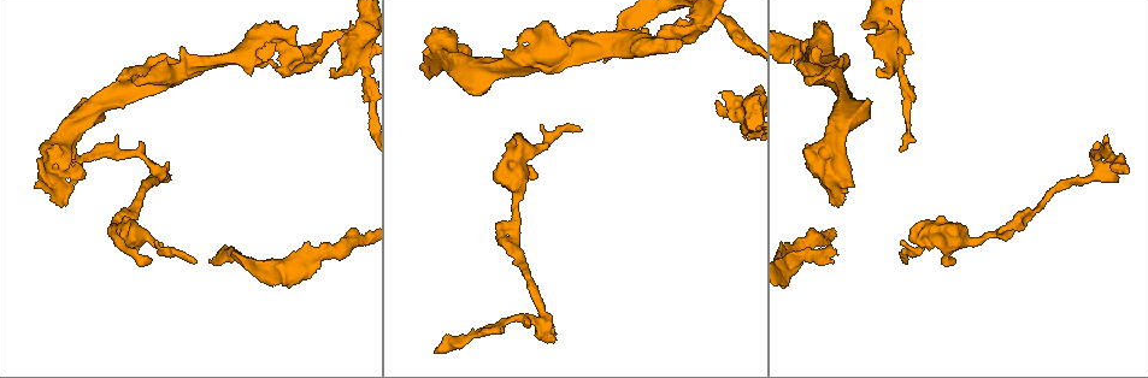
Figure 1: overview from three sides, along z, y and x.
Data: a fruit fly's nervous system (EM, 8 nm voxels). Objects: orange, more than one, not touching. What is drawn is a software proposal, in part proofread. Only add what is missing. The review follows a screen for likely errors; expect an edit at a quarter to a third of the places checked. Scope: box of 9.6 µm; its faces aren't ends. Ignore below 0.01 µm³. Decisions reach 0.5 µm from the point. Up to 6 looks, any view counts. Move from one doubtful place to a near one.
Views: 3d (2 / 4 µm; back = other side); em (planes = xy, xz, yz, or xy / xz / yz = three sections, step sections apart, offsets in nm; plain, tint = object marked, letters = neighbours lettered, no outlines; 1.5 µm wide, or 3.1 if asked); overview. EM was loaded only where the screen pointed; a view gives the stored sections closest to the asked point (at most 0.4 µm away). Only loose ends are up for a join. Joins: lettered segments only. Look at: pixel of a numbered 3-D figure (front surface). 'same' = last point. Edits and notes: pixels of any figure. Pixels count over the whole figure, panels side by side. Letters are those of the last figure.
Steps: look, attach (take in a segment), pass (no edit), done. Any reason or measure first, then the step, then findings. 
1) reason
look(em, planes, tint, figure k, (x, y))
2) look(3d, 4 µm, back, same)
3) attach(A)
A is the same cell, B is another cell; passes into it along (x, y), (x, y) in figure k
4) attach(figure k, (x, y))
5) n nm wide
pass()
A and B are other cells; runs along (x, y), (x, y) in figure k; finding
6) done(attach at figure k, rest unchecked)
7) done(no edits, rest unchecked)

end of a long branch
look(3d, 2 µm, figure 1, (1123, 173))

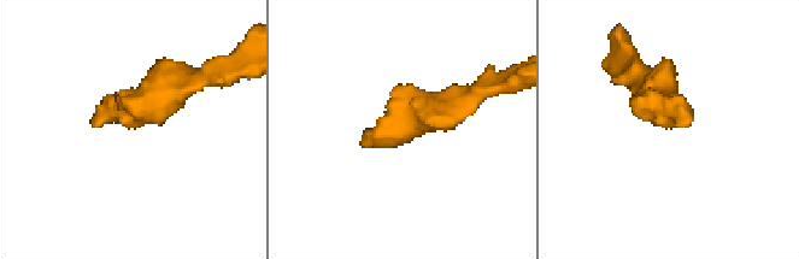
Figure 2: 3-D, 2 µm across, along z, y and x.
look(em, planes, tint, figure 2, (680, 126))

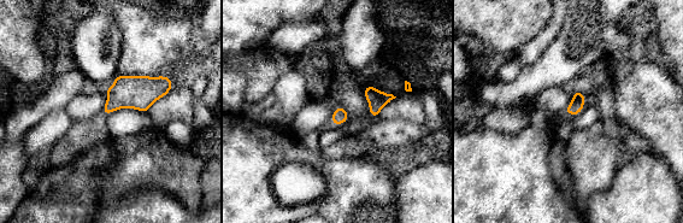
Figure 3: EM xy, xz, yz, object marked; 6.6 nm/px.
see the neighbours
look(em, planes, letters, same)

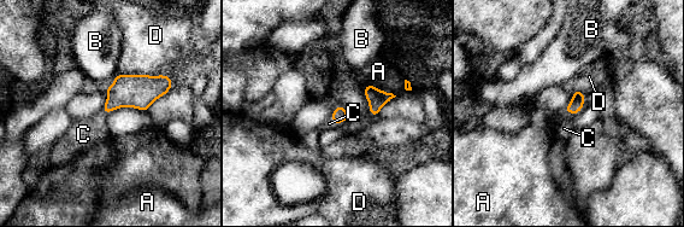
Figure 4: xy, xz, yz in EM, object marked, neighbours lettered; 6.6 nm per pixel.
attach(C)
C is the same cell, A, B and D are other cells; it goes on there

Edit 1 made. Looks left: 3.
redraw
look(overview)

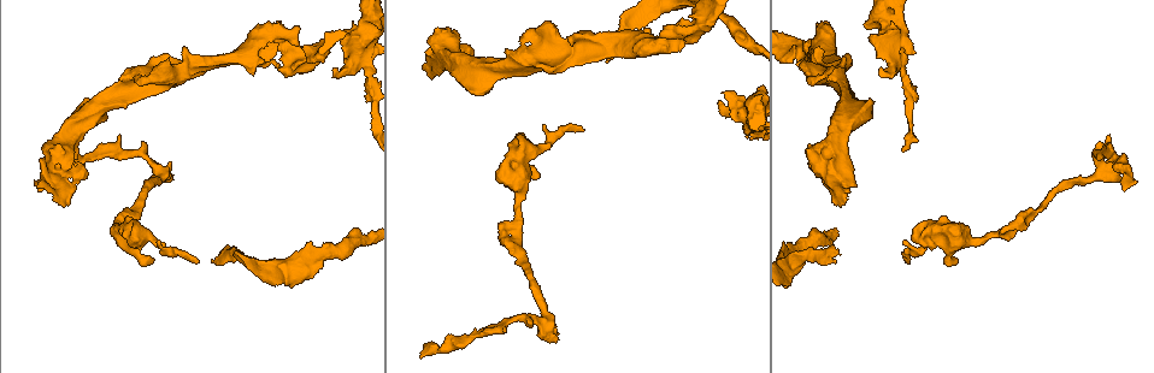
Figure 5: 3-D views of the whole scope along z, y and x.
an open end
look(3d, 4 µm, back, figure 5, (144, 71))

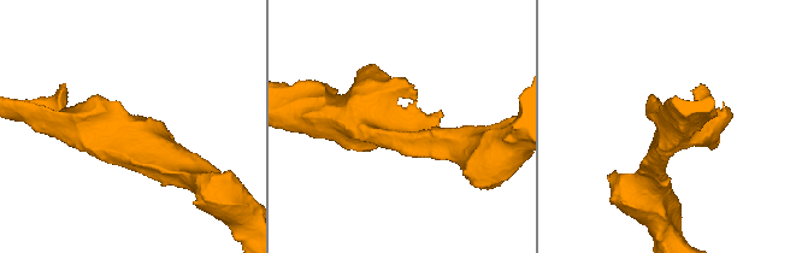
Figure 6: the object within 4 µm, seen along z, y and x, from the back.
now the EM
look(em, planes, letters, figure 6, (403, 109))

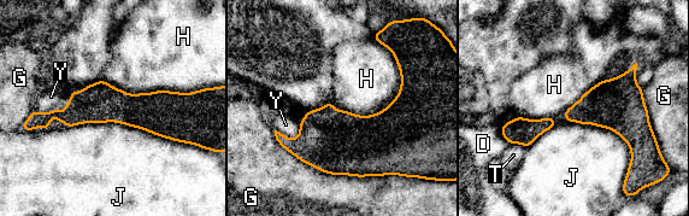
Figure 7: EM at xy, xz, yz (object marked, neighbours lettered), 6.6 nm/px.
pass()
D, G, H, J, T and Y are other cells; runs along (182, 112), (78, 110), (40, 124) in figure 7; no lettered segment goes on from it

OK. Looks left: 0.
done(attach at figure 4, rest unchecked)

